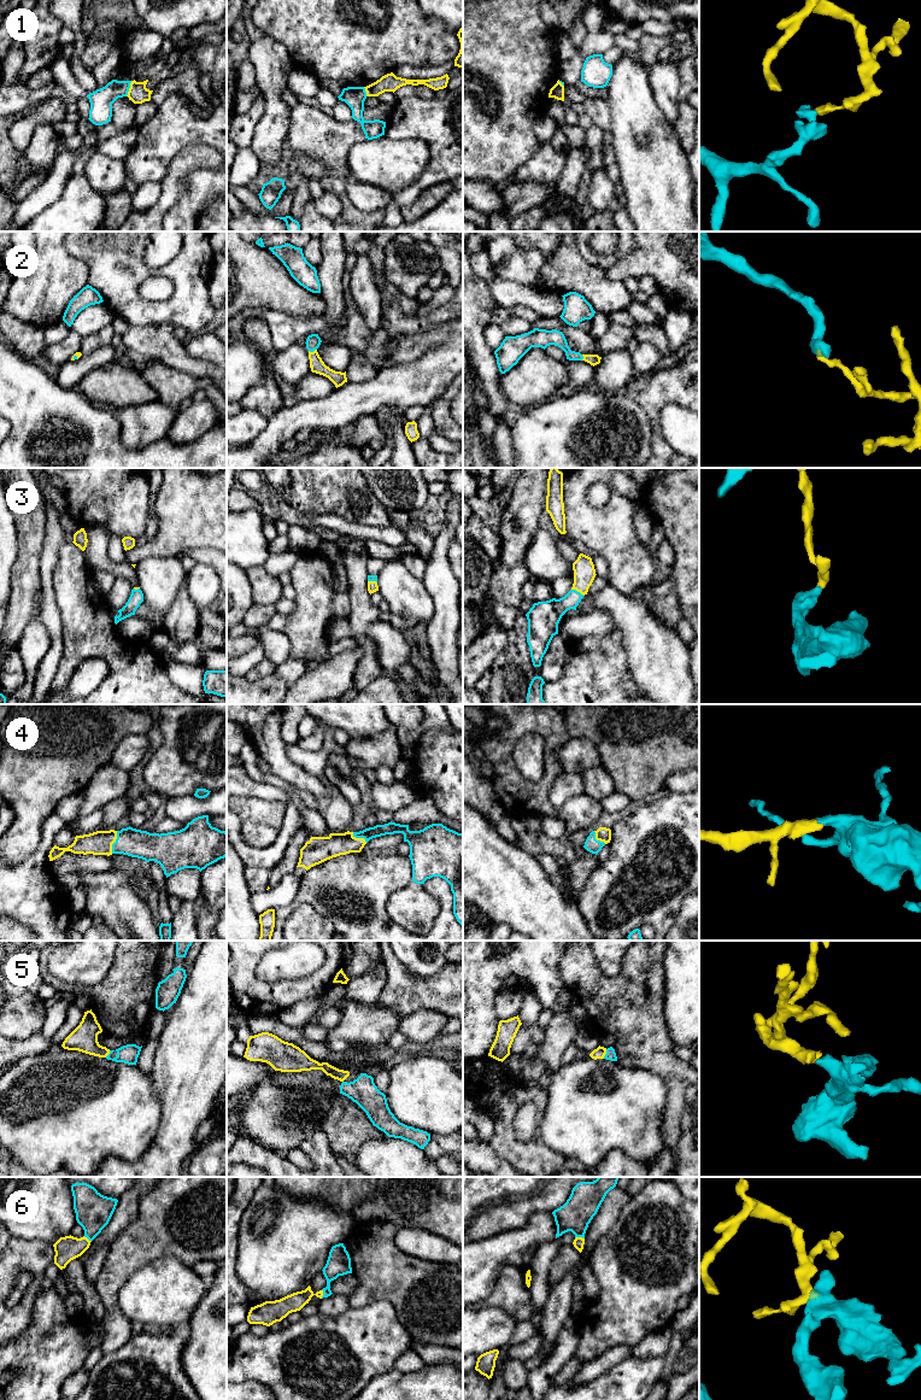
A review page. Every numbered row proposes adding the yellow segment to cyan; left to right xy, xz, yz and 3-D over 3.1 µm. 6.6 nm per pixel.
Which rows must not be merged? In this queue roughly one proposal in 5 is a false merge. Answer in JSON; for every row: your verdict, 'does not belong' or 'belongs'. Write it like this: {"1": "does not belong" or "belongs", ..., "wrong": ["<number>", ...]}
{"1": "does not belong", "2": "belongs", "3": "belongs", "4": "belongs", "5": "belongs", "6": "belongs", "wrong": ["1"]}

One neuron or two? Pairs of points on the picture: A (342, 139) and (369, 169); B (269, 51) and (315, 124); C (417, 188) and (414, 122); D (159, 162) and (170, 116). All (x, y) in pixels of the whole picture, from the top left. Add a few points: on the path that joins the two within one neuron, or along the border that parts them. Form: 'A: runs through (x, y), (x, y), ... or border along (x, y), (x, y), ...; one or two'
A: border along (365, 139), (357, 142), (348, 152), (348, 175); two
B: border along (291, 107), (291, 122), (287, 135); two
C: runs through (434, 171), (436, 169), (436, 144), (430, 138); one
D: runs through (159, 151), (159, 140), (170, 127); one

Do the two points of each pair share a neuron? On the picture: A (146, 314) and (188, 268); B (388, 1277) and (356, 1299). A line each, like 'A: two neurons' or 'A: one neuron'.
A: one neuron
B: one neuron

